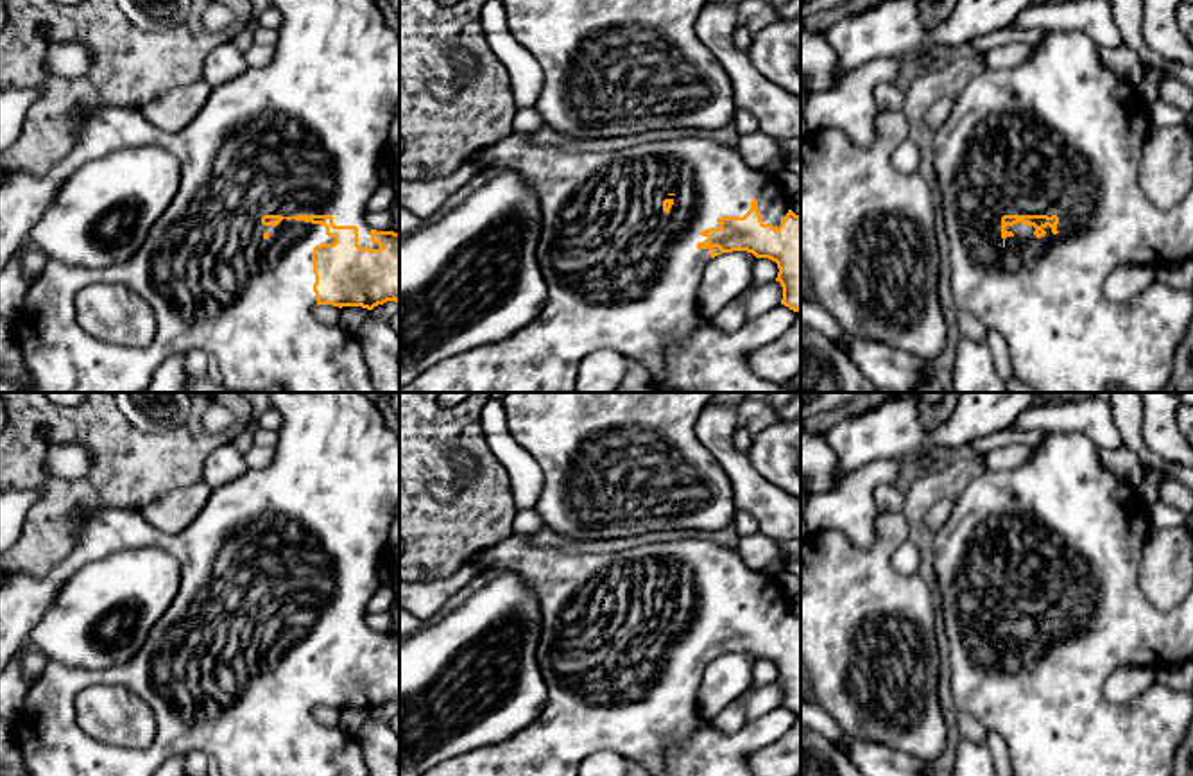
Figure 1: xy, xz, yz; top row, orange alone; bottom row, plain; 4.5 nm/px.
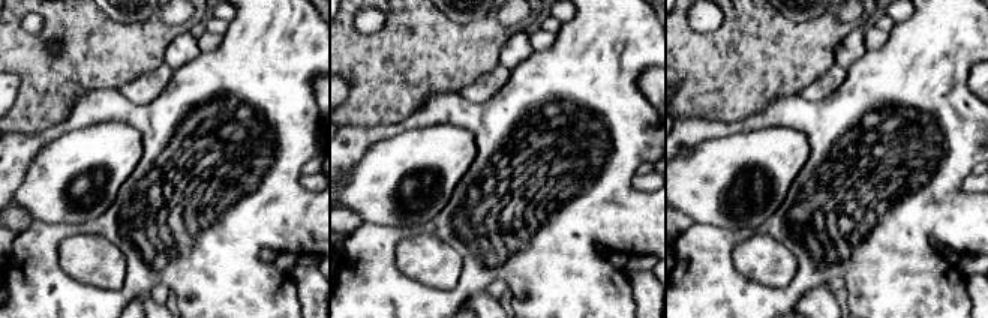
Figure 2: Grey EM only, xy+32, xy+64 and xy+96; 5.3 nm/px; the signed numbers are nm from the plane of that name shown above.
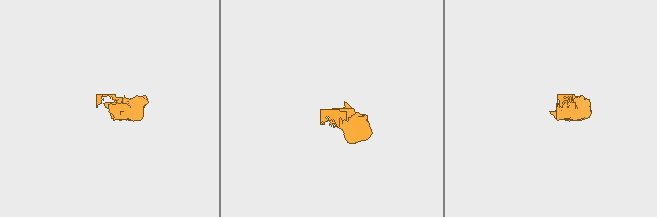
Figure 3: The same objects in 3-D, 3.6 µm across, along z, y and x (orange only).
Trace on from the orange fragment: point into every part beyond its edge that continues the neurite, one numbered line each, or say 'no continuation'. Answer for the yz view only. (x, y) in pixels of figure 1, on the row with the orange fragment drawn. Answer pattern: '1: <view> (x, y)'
1: yz (1061, 135)

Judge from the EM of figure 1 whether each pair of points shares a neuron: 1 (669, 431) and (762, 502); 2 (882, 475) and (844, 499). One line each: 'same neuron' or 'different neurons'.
1: different neurons
2: same neuron

